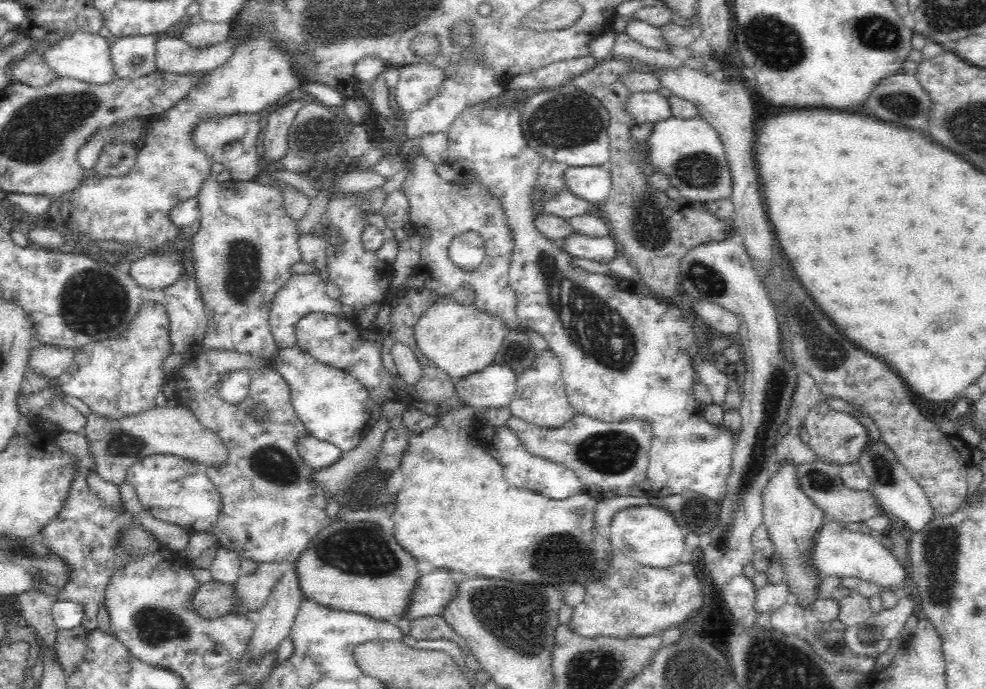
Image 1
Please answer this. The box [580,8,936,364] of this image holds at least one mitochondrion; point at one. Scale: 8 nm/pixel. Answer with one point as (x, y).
(776, 45)

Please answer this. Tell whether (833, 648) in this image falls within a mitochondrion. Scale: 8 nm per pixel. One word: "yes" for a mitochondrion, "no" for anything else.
yes

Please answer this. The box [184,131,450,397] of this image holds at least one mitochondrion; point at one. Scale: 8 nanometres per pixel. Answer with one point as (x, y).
(242, 260)

